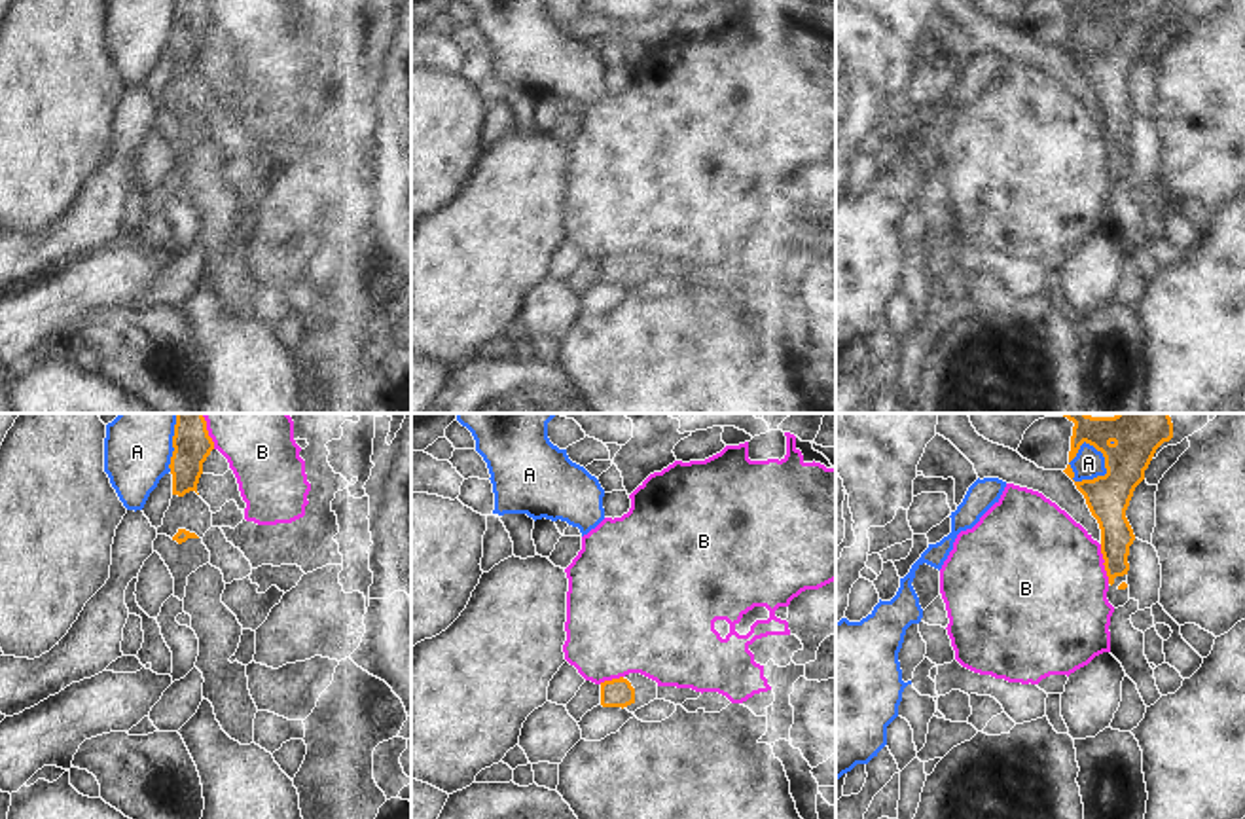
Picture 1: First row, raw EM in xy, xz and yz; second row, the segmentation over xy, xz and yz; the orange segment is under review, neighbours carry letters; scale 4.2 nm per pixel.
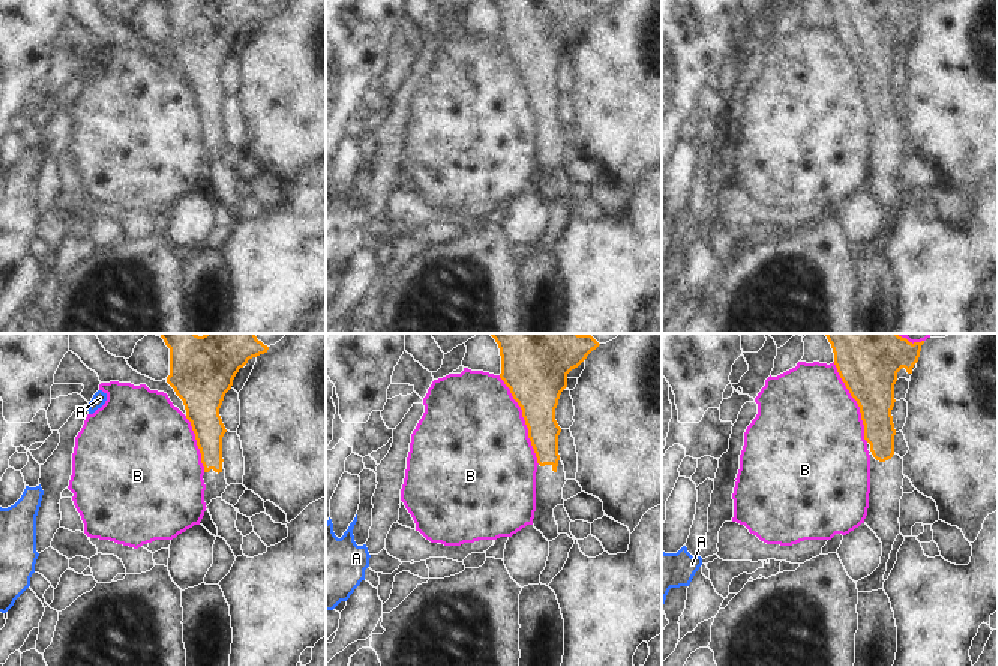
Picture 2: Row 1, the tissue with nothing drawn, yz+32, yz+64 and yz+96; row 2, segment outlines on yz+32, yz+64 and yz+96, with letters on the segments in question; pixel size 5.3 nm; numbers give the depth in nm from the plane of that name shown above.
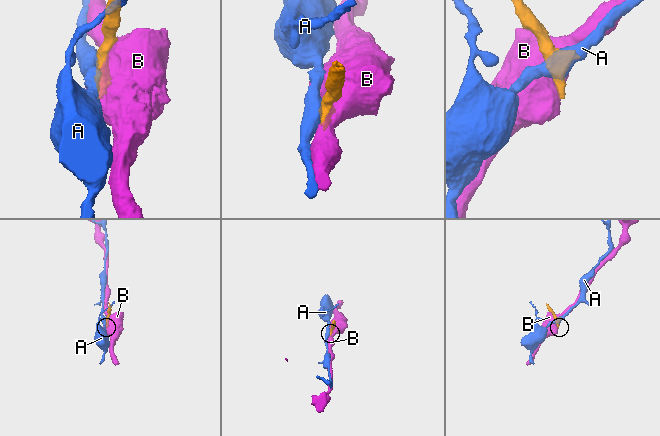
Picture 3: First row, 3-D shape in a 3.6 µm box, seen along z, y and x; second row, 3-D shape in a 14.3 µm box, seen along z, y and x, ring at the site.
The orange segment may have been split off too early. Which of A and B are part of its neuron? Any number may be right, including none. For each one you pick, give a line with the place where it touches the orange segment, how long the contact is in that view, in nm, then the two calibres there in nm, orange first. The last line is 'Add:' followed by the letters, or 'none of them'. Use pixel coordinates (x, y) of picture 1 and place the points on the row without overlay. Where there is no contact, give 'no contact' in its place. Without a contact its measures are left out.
Add: none of them

